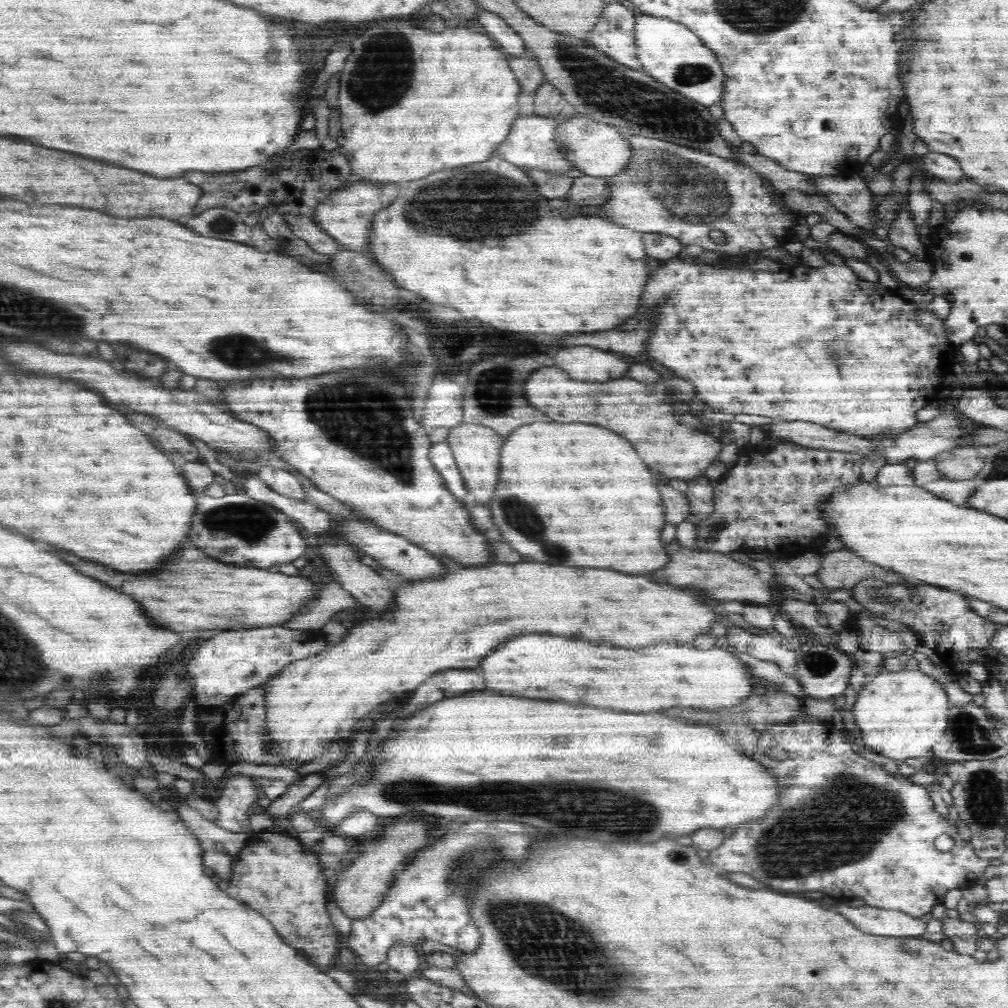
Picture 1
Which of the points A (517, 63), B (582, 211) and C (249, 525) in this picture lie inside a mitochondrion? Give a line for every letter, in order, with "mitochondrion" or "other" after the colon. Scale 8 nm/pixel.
A: other
B: other
C: mitochondrion

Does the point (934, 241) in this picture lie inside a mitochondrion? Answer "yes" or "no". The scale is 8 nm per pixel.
no

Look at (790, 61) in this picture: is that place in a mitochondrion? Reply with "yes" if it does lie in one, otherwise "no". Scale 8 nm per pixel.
no

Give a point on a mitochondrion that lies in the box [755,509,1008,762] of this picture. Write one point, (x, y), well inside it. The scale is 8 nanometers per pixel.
(969, 735)

